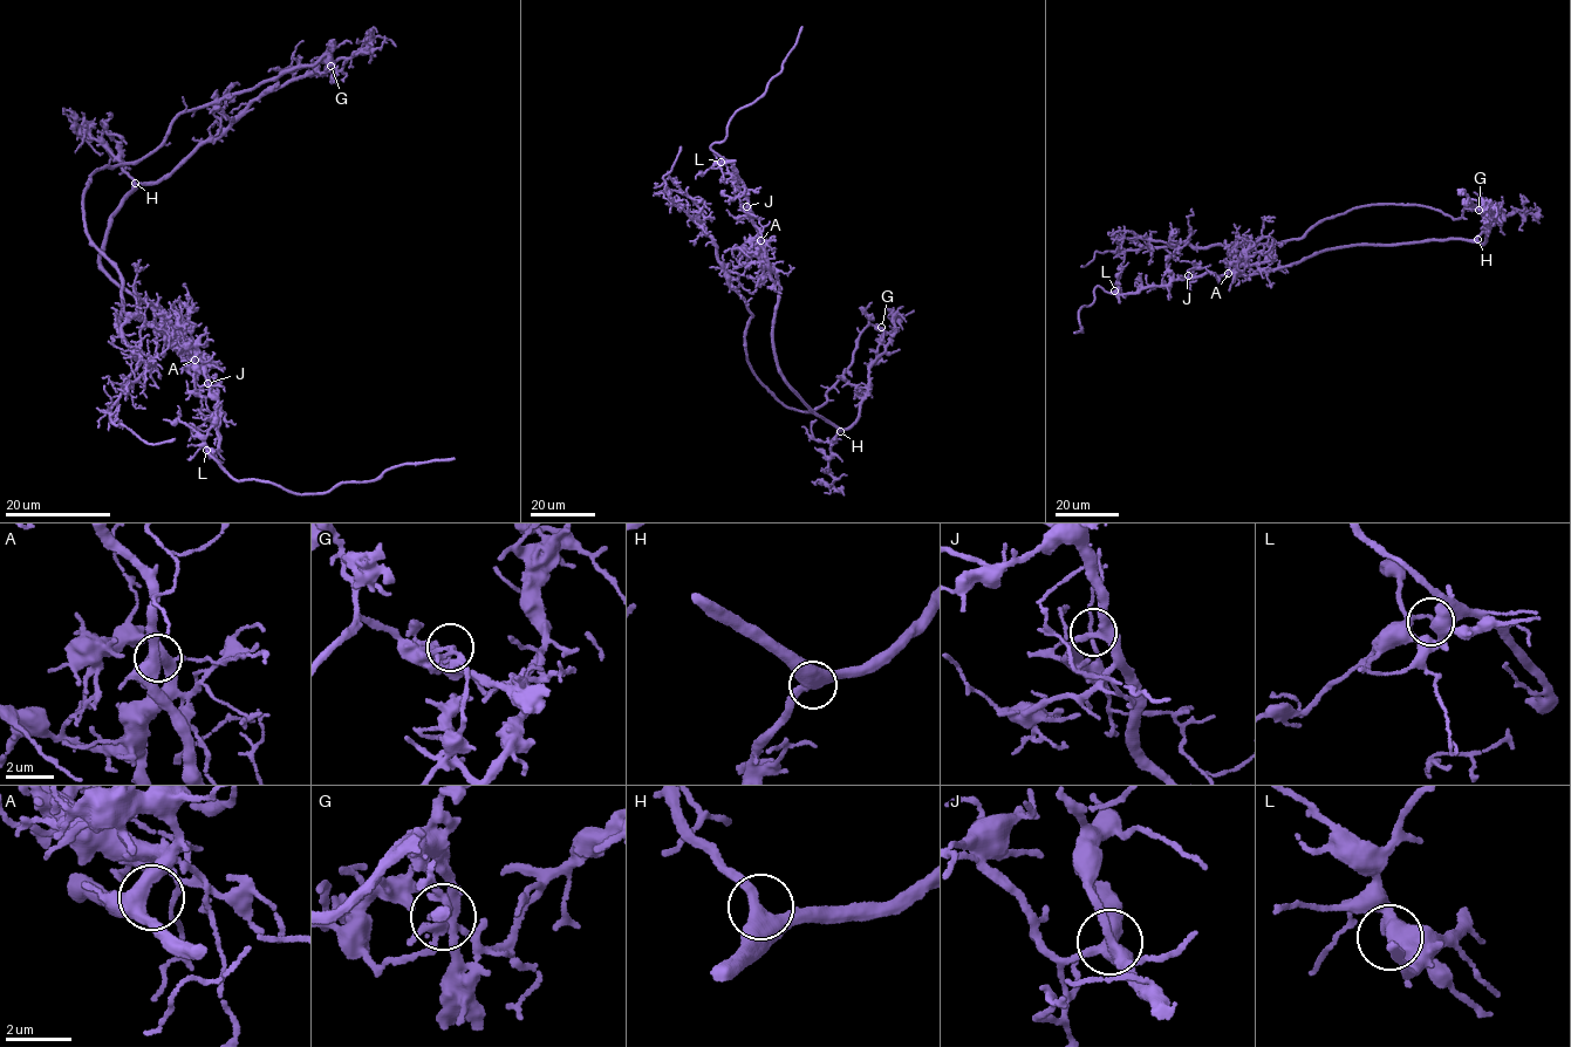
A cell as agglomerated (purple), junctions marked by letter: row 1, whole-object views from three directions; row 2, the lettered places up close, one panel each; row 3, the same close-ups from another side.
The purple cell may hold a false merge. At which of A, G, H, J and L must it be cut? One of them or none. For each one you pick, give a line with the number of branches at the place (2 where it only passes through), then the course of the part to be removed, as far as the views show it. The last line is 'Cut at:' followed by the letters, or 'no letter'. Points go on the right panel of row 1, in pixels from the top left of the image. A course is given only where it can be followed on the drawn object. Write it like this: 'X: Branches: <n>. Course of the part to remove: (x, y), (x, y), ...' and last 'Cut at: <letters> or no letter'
G: Branches: 3. Course of the part to remove: (1479, 209), (1470, 199), (1454, 218), (1421, 205), (1361, 206), (1277, 244), (1094, 252), (1081, 266)
Cut at: G

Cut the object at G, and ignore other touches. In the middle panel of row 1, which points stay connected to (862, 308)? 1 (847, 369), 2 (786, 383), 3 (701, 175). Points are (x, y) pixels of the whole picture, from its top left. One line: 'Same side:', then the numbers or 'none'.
Same side: 1

